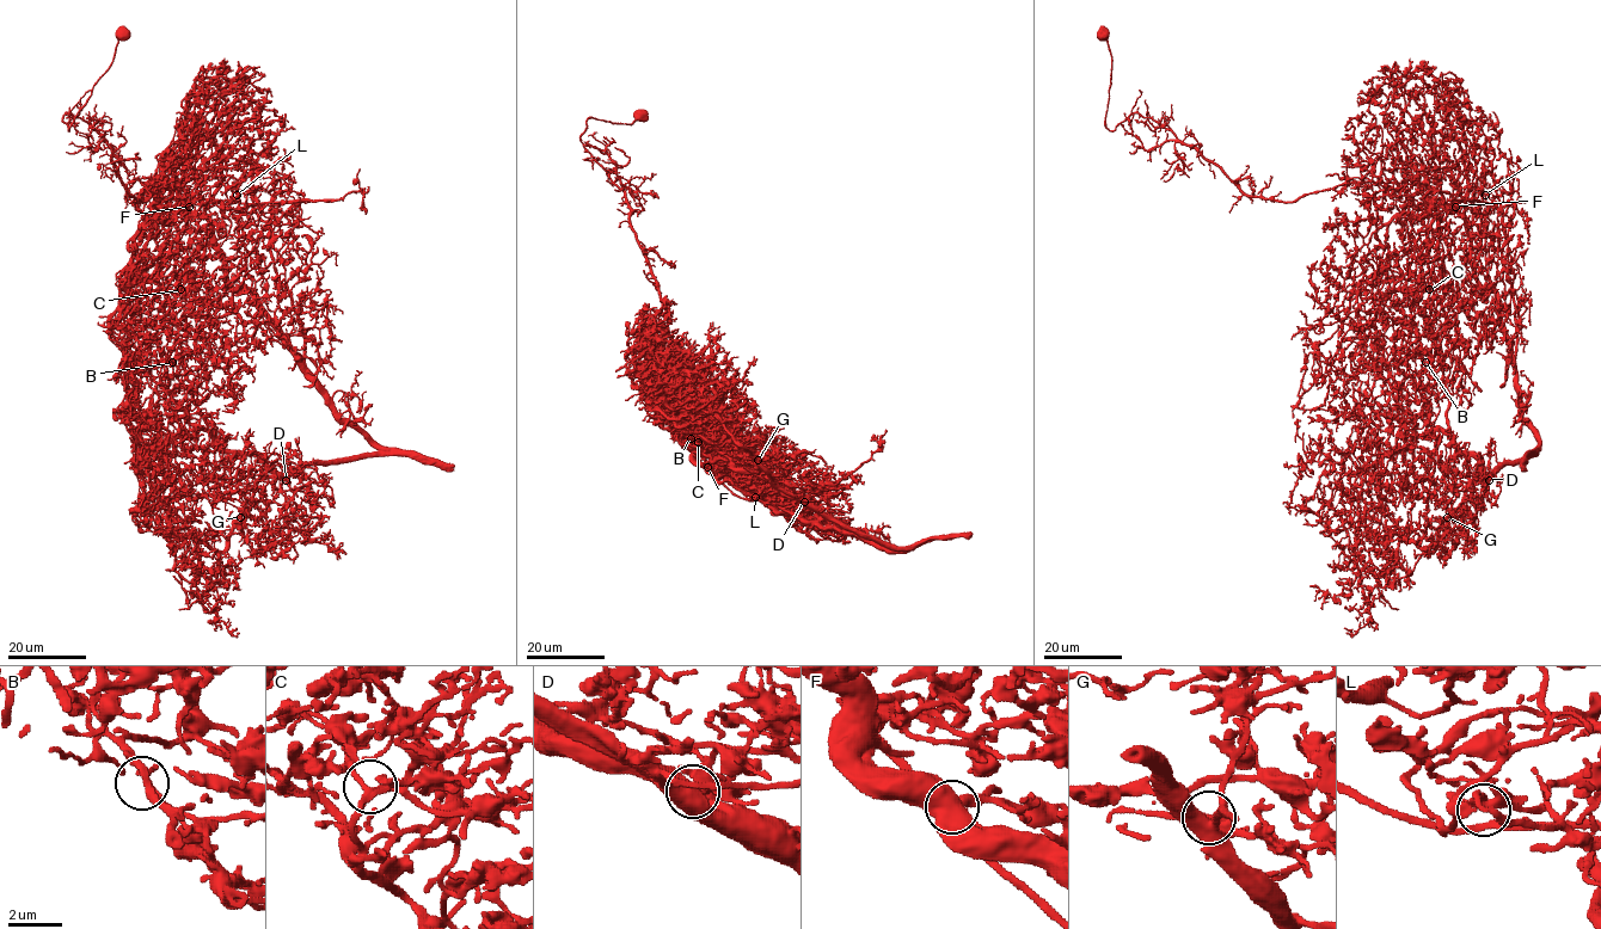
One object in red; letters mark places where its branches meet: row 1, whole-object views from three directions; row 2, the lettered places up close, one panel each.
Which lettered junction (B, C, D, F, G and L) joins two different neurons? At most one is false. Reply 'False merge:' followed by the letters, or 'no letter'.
False merge: L

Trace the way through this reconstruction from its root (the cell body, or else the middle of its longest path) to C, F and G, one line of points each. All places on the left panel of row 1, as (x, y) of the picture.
C: (140, 238), (146, 223), (143, 214), (157, 216), (169, 227), (170, 252), (181, 289)
F: (140, 238), (146, 223), (143, 214), (153, 216), (161, 210), (189, 207)
G: (140, 238), (128, 278), (140, 333), (176, 336), (215, 442), (263, 463), (240, 517)

